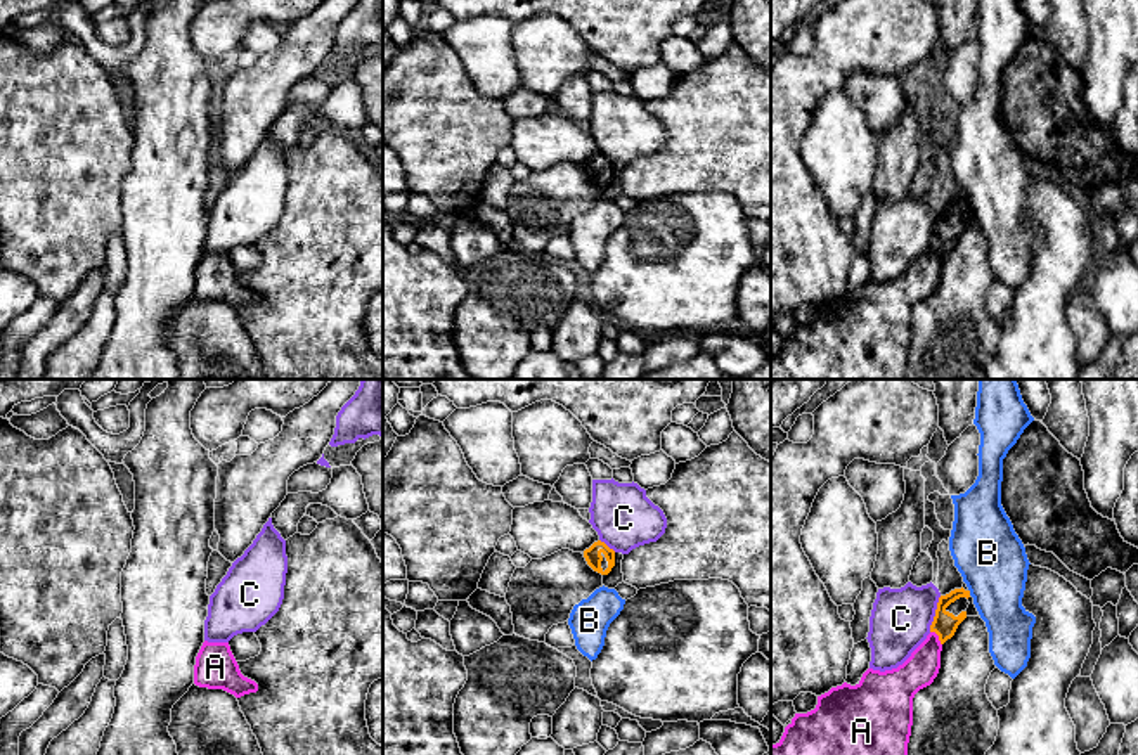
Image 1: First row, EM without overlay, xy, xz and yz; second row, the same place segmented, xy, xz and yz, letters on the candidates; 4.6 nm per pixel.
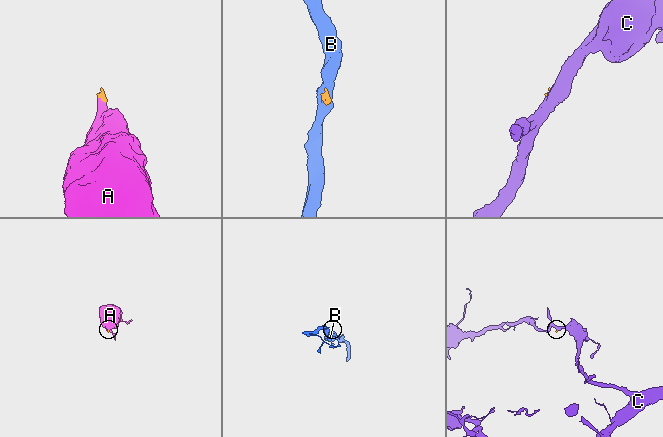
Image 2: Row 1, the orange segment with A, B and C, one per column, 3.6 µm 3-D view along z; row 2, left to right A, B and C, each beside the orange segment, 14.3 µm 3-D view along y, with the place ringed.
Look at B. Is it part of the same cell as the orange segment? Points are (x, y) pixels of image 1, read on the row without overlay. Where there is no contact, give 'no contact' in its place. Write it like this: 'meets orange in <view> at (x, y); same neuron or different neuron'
meets orange in yz at (969, 205); different neuron

